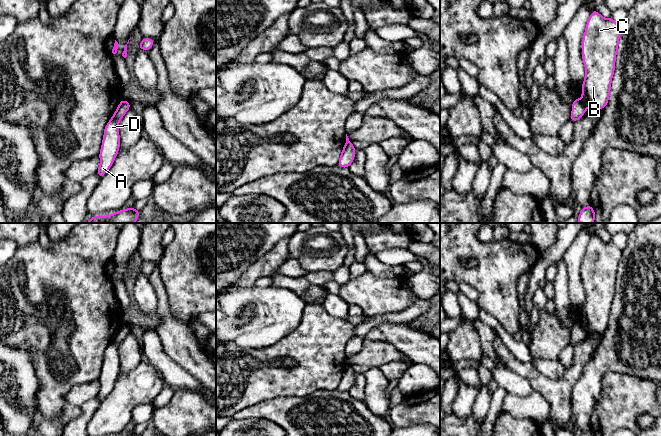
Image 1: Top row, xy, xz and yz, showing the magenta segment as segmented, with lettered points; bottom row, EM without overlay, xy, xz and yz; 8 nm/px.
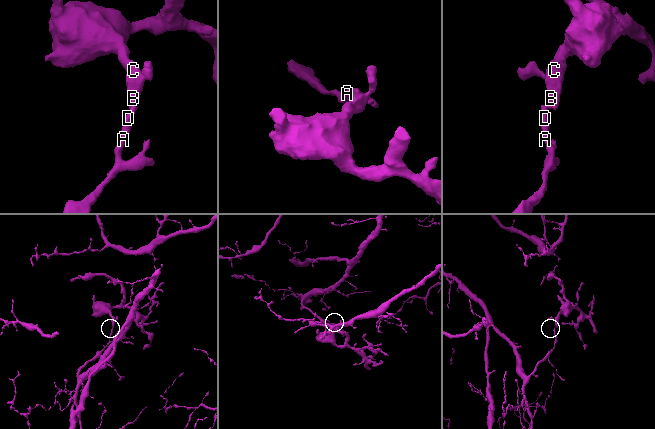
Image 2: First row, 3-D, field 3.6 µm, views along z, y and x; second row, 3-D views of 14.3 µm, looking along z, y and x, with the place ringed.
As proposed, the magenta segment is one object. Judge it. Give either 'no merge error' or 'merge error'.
merge error

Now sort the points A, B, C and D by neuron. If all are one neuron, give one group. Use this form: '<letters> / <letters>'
A D / B C

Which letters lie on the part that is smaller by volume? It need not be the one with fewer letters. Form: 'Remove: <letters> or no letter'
Remove: B, C

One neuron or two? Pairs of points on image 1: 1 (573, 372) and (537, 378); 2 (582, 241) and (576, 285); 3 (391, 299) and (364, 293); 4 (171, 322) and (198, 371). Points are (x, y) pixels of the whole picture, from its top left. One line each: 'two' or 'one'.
1: one
2: one
3: one
4: one

